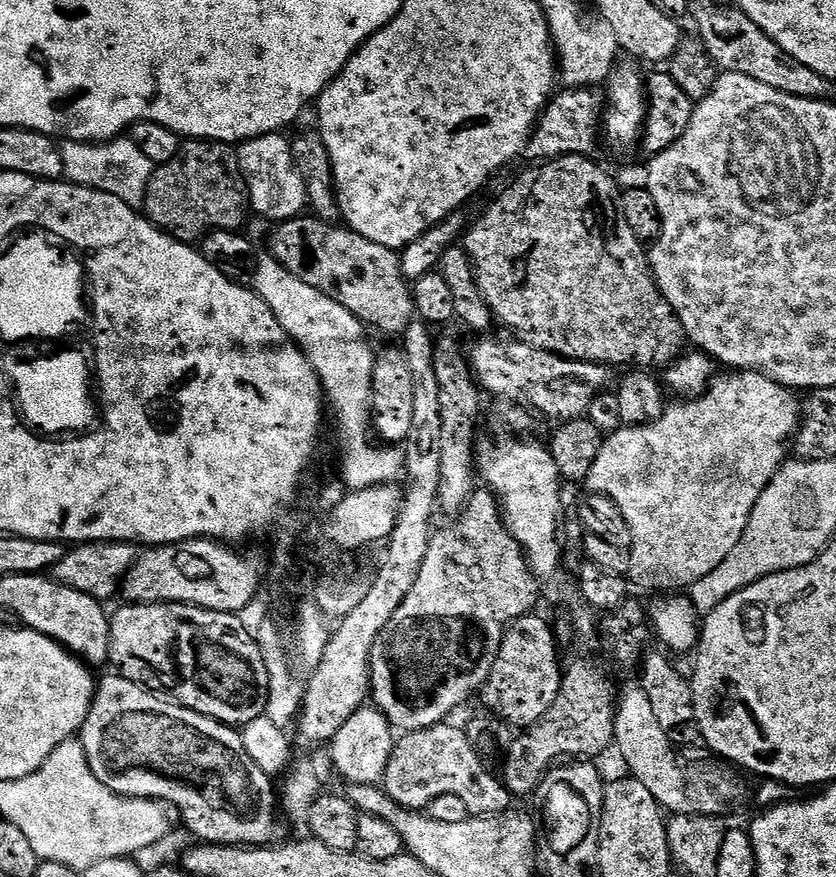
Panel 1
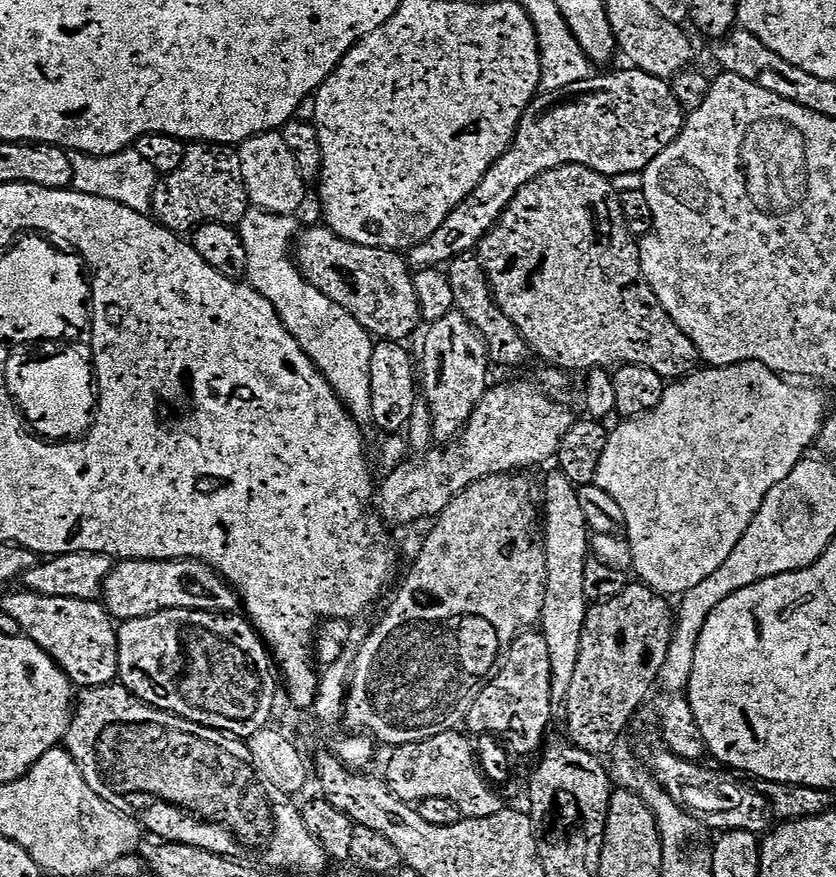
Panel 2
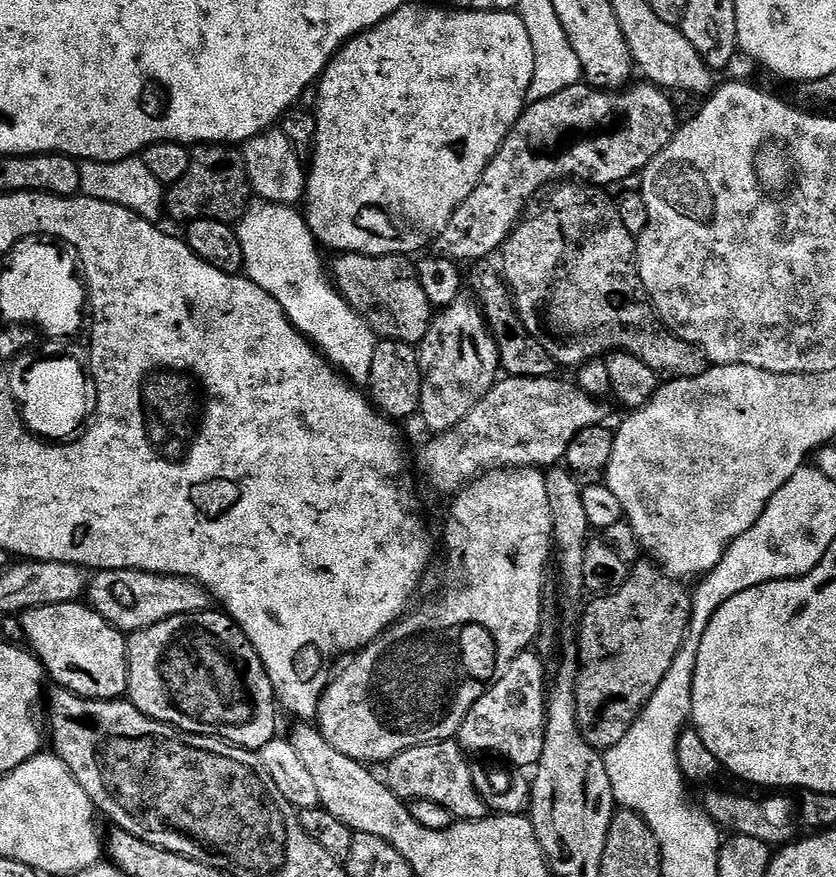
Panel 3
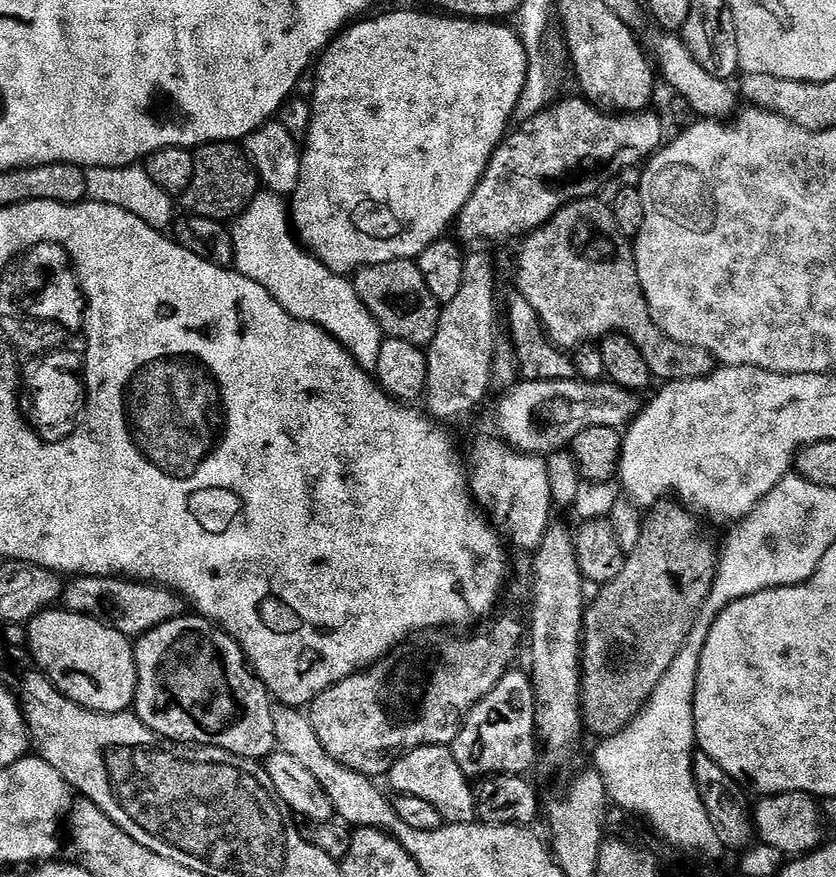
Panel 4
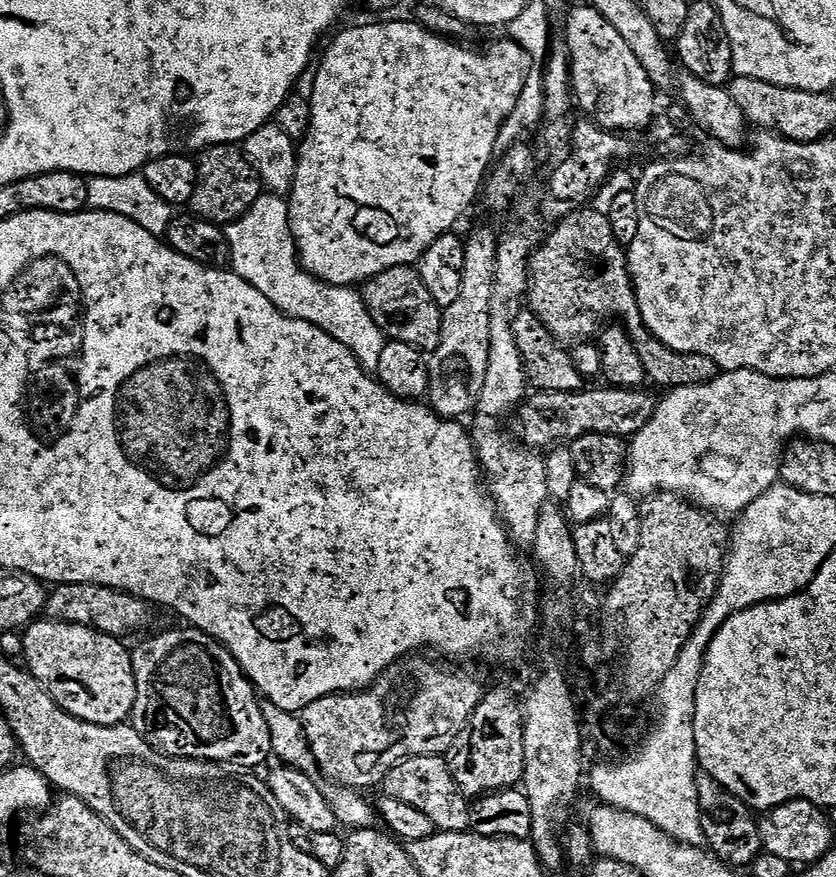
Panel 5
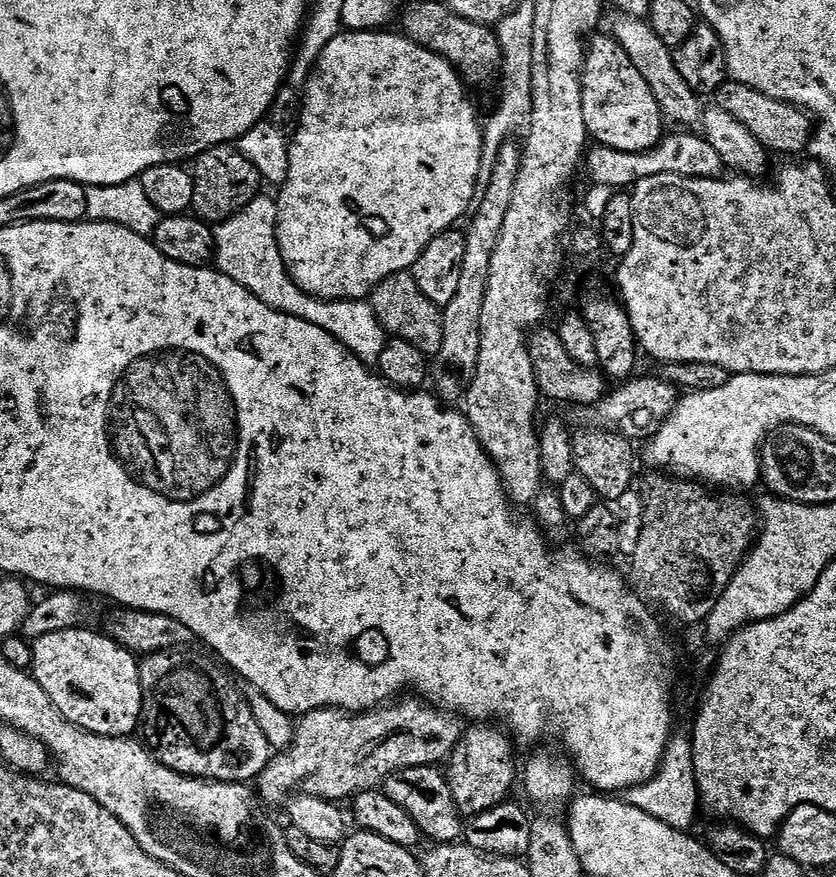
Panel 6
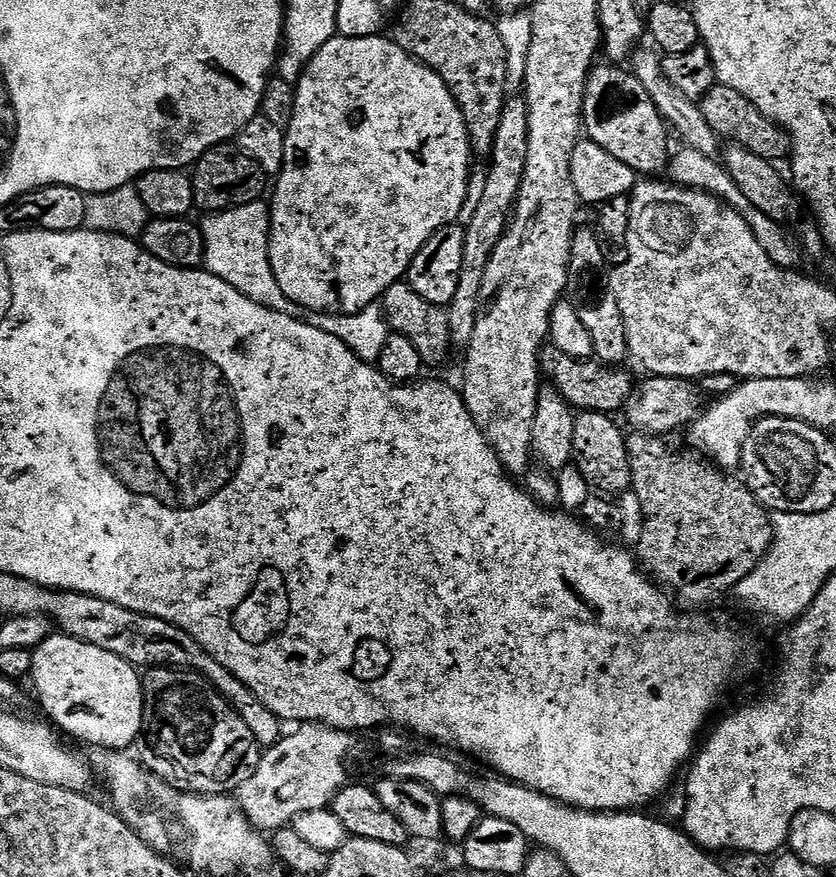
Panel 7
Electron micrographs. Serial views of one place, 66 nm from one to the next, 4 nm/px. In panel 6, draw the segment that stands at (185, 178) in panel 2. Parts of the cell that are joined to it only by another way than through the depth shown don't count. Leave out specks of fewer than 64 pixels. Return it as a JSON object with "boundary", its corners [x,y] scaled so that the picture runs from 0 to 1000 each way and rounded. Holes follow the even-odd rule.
{"boundary":[[[262,164],[260,169],[246,171],[233,179],[227,195],[232,203],[232,230],[228,241],[254,258],[275,250],[281,242],[288,242],[313,219],[313,204],[309,194],[282,166]]]}

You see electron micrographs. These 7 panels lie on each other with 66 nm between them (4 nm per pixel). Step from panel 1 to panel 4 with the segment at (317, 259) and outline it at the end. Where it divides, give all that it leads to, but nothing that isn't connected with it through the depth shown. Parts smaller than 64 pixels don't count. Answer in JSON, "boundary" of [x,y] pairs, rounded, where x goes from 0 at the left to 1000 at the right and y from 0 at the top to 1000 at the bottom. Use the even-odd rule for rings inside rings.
{"boundary":[[[472,296],[432,306],[425,311],[423,325],[428,340],[449,363],[463,387],[490,390],[499,395],[517,391],[529,351],[510,331],[505,308],[498,296]]]}

